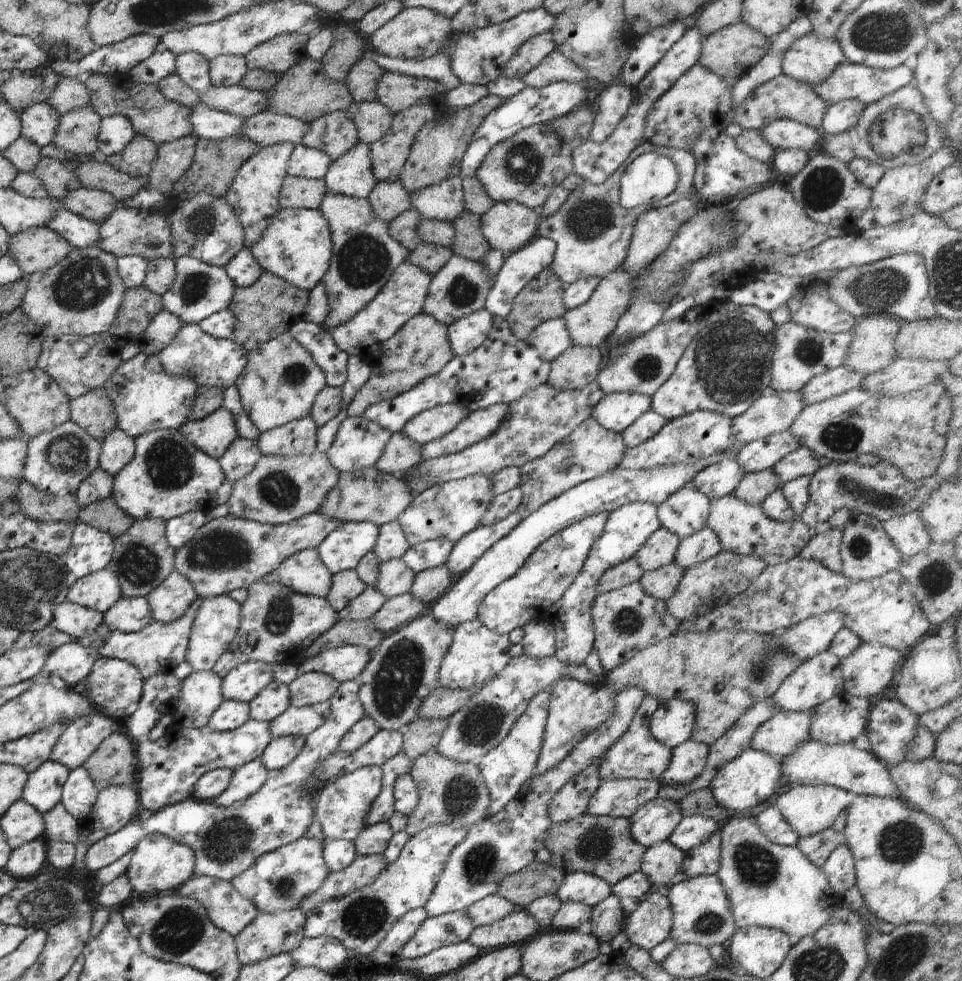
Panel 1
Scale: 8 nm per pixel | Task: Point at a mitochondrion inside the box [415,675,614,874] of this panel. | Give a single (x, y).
(481, 723)

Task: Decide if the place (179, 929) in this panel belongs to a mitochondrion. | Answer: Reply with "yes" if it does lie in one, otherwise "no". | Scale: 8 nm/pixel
yes

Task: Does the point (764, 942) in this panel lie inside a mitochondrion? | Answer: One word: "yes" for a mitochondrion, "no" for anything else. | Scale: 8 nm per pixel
no

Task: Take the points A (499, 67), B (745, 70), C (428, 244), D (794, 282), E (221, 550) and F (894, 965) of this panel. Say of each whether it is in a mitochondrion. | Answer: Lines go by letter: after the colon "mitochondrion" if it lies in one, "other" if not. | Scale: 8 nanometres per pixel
A: other
B: other
C: other
D: other
E: mitochondrion
F: mitochondrion

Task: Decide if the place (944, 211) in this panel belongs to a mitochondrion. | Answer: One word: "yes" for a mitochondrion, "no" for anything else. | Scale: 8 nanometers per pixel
no

